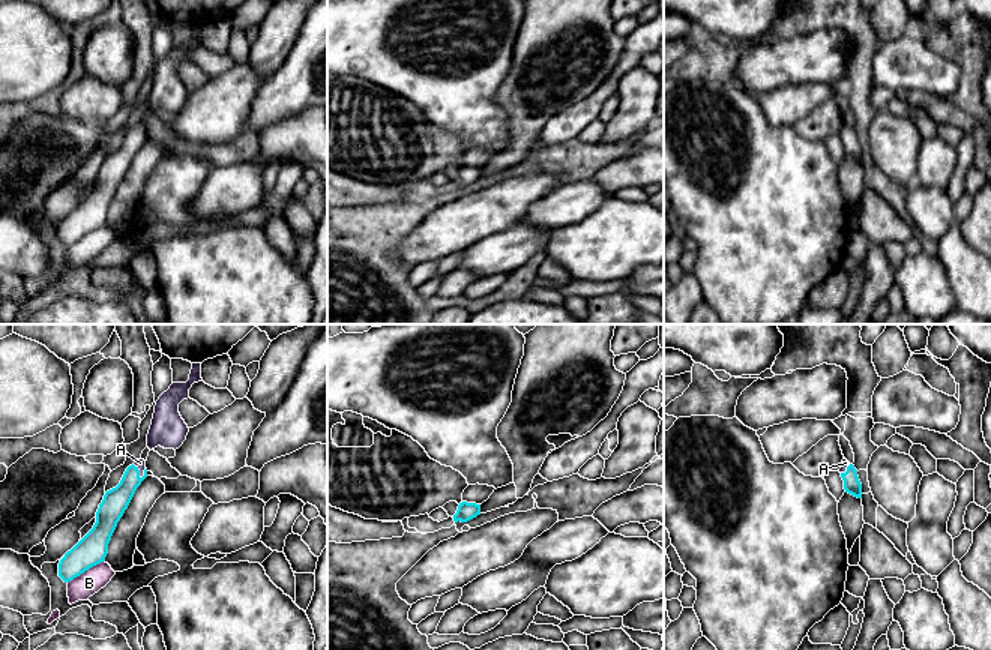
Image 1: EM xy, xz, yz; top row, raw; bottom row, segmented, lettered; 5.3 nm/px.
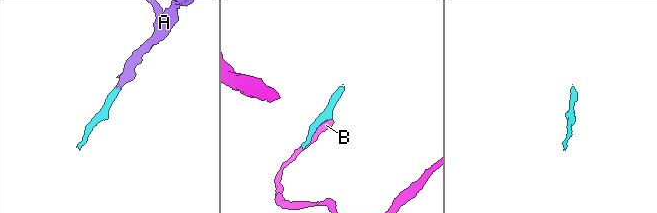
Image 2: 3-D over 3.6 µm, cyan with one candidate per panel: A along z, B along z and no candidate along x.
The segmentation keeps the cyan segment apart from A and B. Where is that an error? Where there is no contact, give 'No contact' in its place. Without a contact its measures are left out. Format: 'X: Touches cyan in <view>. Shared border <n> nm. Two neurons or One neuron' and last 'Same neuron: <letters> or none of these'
A: Touches cyan in xy. Shared border 90 nm. One neuron
B: Touches cyan in xy. Shared border 240 nm. Two neurons
Same neuron: A

